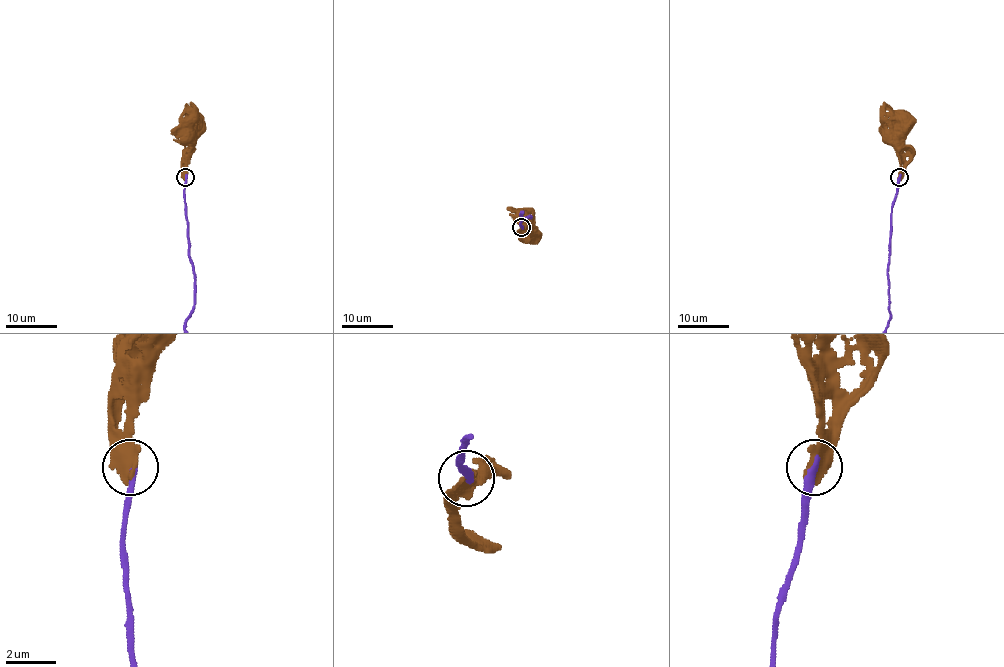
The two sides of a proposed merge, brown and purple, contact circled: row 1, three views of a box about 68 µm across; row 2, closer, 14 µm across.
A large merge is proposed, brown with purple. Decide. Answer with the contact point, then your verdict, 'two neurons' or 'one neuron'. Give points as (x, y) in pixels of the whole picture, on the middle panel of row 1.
(521, 227) | two neurons

